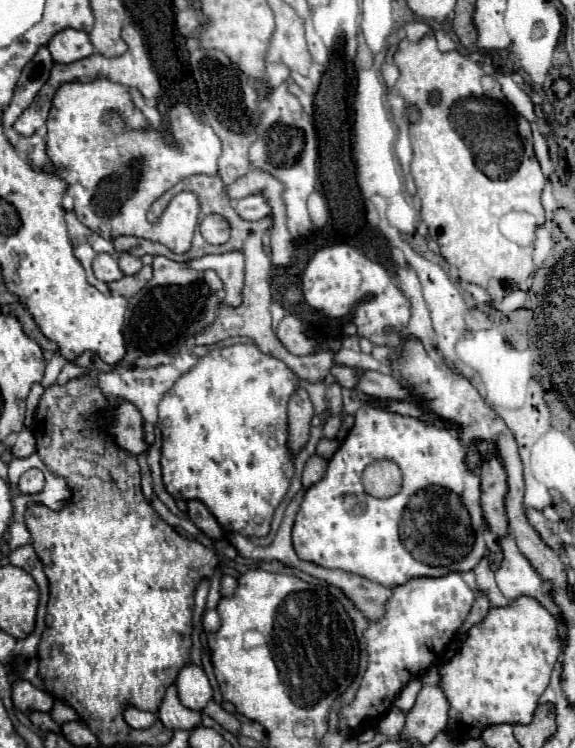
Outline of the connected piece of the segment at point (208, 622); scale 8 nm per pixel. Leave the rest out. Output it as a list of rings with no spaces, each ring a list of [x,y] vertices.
[[[206,610],[204,612],[204,630],[206,632],[216,632],[220,626],[220,616],[216,610]]]

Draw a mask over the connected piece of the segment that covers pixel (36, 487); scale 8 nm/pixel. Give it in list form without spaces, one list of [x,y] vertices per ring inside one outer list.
[[[26,474],[24,476],[24,480],[20,480],[18,482],[18,490],[20,490],[20,494],[36,494],[36,492],[40,492],[44,488],[44,478],[42,476],[38,476],[38,474]]]

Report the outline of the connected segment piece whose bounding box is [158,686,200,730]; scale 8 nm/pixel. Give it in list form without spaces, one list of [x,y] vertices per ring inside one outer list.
[[[170,686],[166,690],[166,696],[162,700],[160,712],[158,712],[162,724],[170,730],[192,730],[200,724],[200,714],[184,708],[178,700],[176,686]]]

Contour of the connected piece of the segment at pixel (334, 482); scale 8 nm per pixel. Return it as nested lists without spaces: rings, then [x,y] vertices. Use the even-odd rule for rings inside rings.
[[[364,404],[356,412],[354,428],[330,458],[324,478],[306,490],[292,528],[292,544],[298,558],[322,568],[338,568],[358,574],[382,586],[406,584],[410,578],[420,576],[438,578],[450,572],[472,570],[486,554],[484,532],[488,526],[480,508],[480,476],[468,468],[466,456],[468,448],[454,430],[436,428],[418,418],[400,416],[380,406]],[[380,458],[394,460],[404,478],[400,494],[386,500],[368,496],[360,482],[362,470]]]

